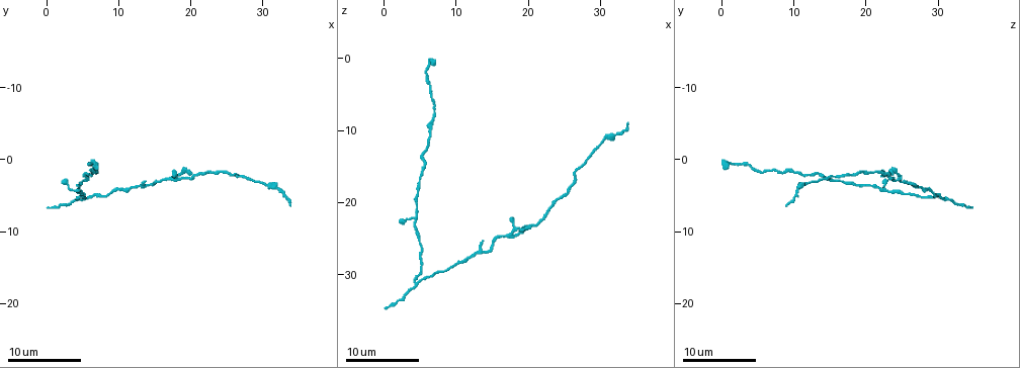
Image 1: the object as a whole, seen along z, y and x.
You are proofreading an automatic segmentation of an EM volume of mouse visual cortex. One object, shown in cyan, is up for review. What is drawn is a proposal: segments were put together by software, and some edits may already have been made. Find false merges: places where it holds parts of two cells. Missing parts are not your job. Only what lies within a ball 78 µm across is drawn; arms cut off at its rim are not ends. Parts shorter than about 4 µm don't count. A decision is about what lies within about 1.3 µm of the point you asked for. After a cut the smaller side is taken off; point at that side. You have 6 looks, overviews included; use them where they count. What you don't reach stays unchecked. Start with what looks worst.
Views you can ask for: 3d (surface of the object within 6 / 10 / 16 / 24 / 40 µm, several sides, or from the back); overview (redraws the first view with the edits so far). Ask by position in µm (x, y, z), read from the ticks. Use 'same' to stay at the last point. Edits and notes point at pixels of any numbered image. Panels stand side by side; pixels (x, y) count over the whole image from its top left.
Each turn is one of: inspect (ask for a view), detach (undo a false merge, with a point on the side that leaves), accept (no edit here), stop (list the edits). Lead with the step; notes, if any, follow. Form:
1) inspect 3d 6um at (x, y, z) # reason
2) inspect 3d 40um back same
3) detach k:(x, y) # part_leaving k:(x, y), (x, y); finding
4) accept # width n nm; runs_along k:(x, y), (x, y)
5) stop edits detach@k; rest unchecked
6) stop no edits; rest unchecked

inspect 3d 16um at (4.5, 5.5, 31.5)

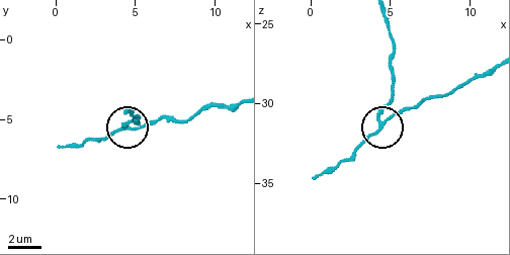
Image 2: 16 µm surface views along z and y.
detach 2:(389, 103) # width 160 nm; part_leaving 2:(379, 123), (381, 108), (392, 92), (392, 39), (387, 18); a second cell is stuck on

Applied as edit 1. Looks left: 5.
inspect 3d 6um at (14.0, 3.5, 27.0) # two arms in line, one across

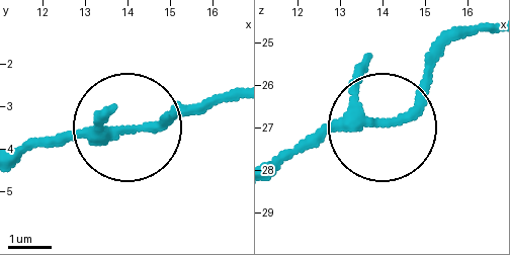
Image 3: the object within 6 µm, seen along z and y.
inspect 3d 6um back at (14.05, 3.50, 26.85) # from behind

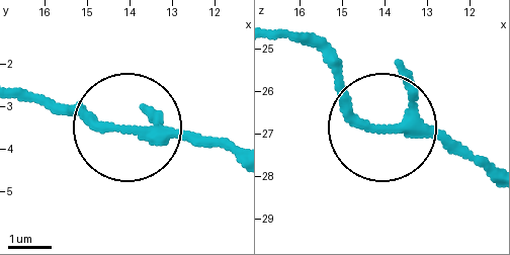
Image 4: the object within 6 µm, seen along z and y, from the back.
accept # width 210 nm; runs_along 4:(490, 177), (435, 138), (359, 112), (309, 39); continuous, no second cell

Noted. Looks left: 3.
inspect 3d 10um at (18.5, 3.0, 24.0) # calibre changes

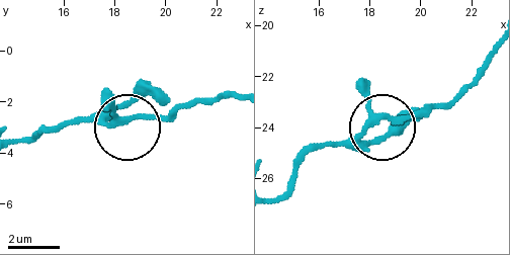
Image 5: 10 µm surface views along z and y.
accept # arms 3; runs_along 5:(21, 141), (73, 119), (118, 125), (164, 119), (195, 106); all the same cell

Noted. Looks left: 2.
stop edits detach@2; rest unchecked

